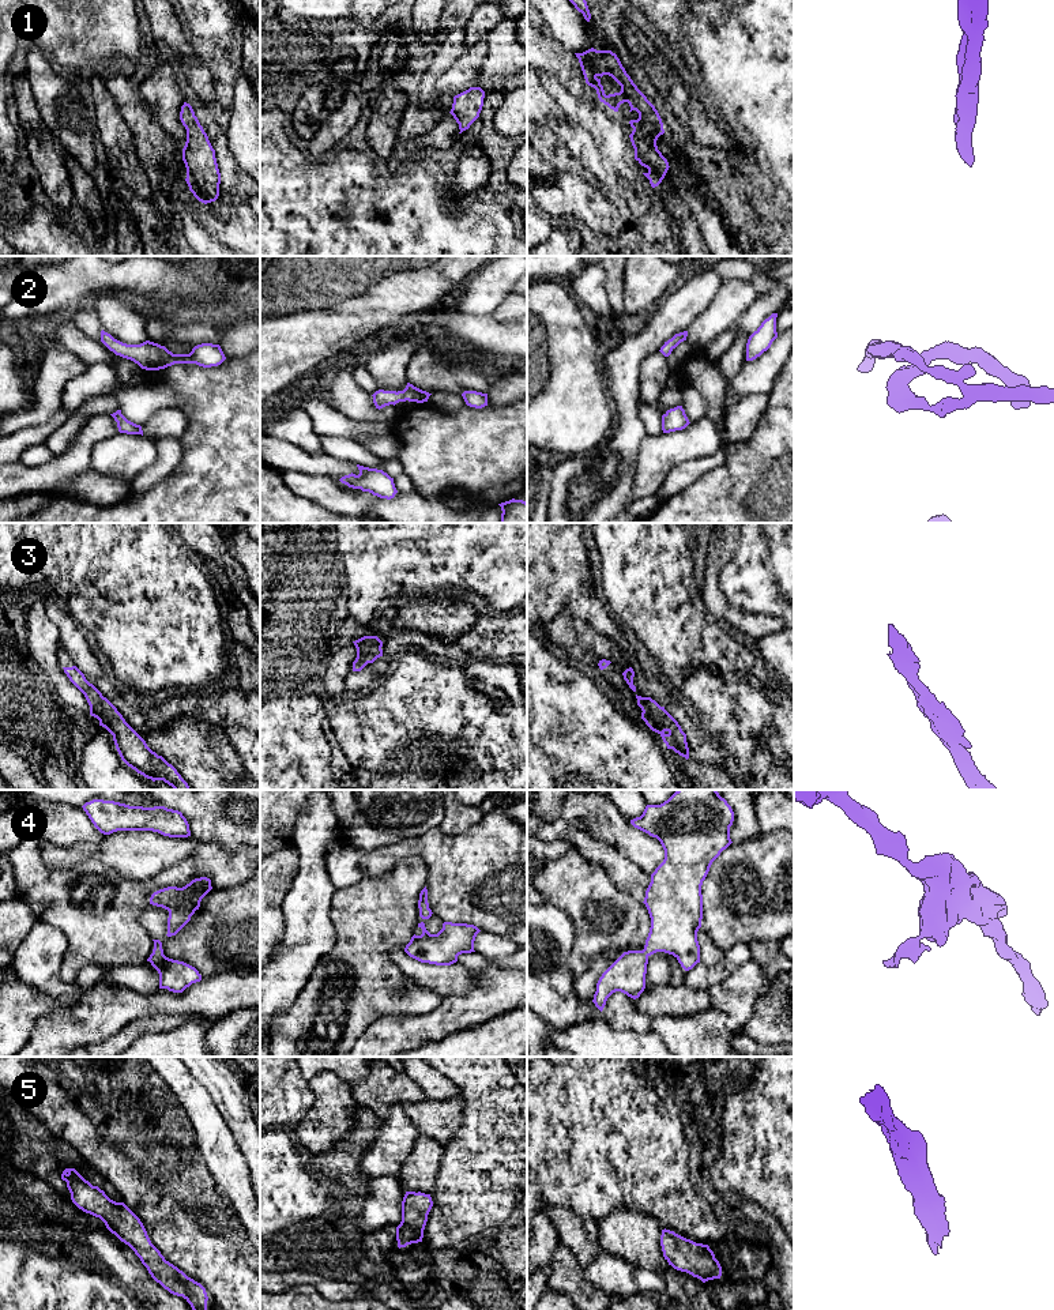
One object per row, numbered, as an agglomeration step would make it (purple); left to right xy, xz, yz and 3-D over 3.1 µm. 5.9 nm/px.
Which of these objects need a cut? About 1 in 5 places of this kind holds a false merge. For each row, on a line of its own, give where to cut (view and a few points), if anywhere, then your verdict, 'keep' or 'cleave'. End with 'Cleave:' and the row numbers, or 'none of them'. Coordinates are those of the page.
1: no cut | keep
2: no cut | keep
3: no cut | keep
4: no cut | keep
5: no cut | keep
Cleave: none of them

